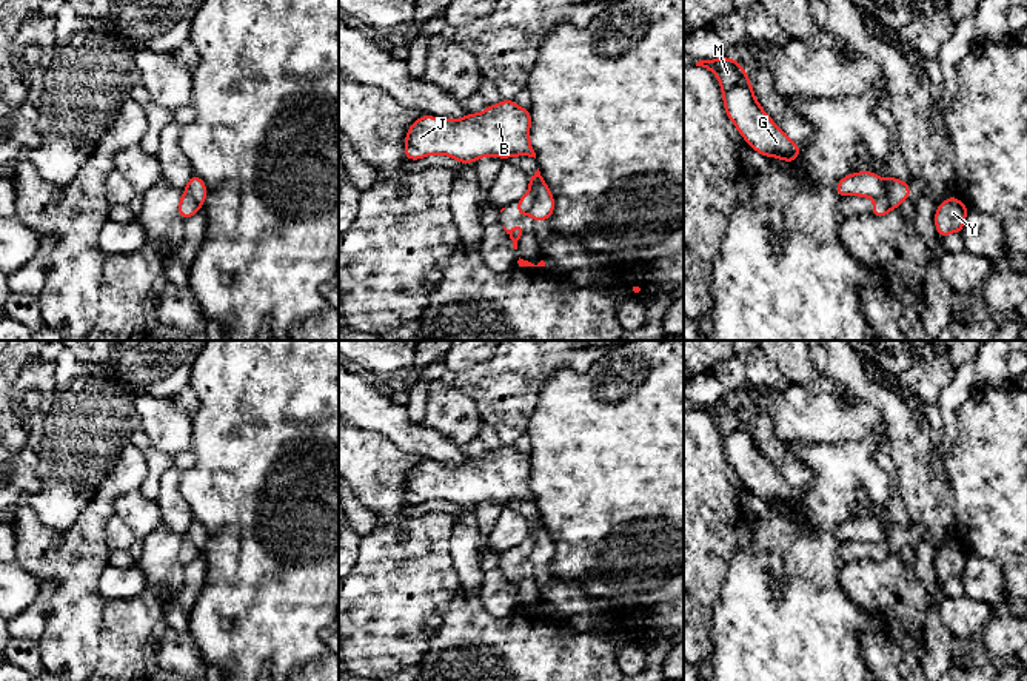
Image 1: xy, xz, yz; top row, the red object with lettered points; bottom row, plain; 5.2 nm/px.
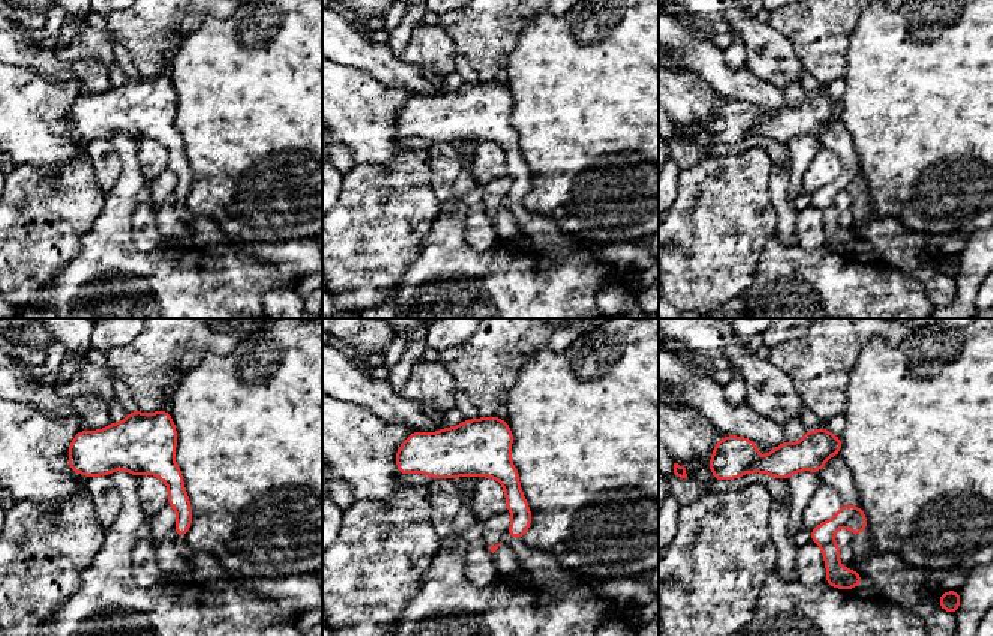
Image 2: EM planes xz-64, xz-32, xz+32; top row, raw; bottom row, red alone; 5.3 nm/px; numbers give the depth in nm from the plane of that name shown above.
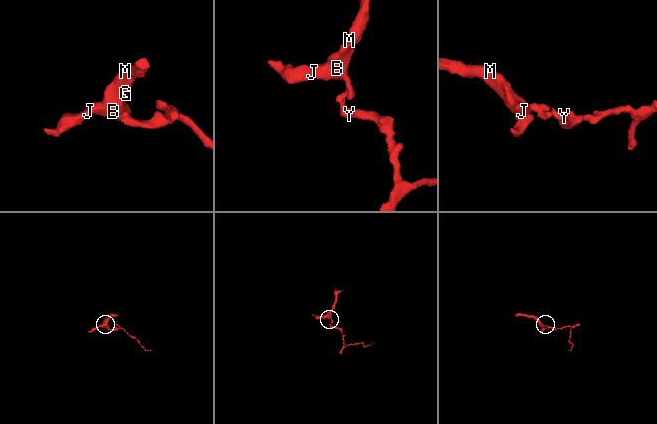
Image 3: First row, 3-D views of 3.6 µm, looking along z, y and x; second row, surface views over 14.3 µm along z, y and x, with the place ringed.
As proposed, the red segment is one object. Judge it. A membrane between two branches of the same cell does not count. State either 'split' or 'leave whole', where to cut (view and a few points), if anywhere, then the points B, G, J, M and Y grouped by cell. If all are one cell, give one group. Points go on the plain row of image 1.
split; cut xz (531, 533), (535, 547), (528, 556); groups B G J M / Y

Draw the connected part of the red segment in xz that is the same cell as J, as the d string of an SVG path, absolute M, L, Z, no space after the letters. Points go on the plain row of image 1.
M514 445L488 450L483 458L459 465L422 461L406 476L405 501L406 505L417 505L445 499L462 508L485 501L536 504L530 490L530 468L530 455L517 451Z

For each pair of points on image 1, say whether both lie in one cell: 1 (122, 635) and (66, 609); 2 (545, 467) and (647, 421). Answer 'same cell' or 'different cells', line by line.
1: different cells
2: same cell

